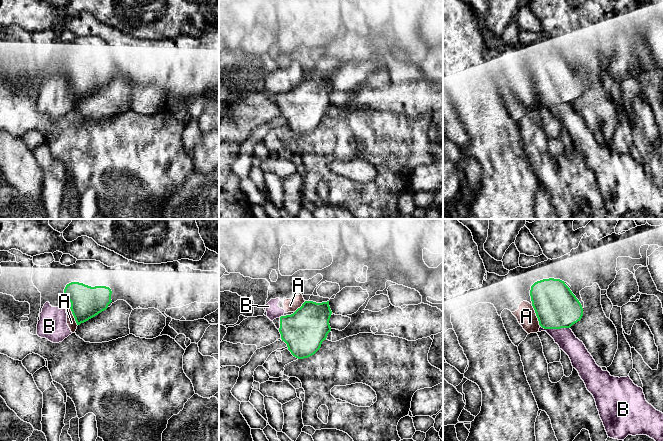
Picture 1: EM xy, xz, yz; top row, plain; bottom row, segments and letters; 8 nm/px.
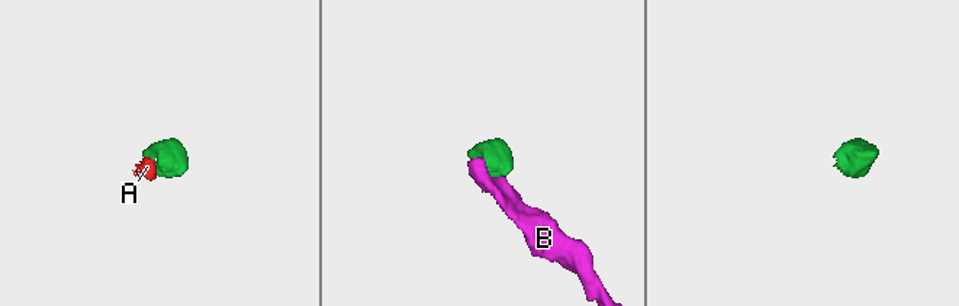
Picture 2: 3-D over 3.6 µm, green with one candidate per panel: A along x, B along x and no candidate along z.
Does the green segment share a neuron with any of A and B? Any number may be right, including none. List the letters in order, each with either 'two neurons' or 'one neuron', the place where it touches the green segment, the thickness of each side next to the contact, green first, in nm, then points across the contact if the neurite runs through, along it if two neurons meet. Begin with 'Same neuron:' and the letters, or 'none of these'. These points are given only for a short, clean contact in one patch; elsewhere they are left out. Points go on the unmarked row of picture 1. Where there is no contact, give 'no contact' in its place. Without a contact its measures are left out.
Same neuron: none of these
A: two neurons; meets green in yz at (536, 91); 340 nm thick on the green side, 160 nm on the other; border along yz (531, 80), (540, 101)
B: two neurons; meets green in yz at (555, 104); 340 nm thick on the green side, 160 nm on the other; border along yz (540, 101), (544, 104), (569, 104)

